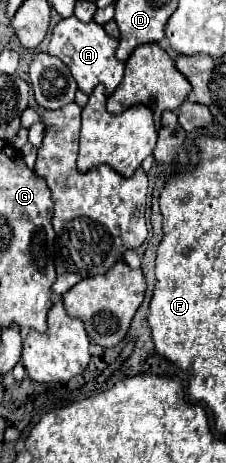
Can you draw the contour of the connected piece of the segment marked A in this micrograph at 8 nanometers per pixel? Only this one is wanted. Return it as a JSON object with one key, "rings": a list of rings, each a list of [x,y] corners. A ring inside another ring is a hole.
{"rings":[[[69,17],[69,19],[61,19],[57,23],[57,27],[53,29],[53,35],[51,35],[51,43],[49,43],[49,55],[61,59],[71,75],[75,77],[77,81],[77,87],[85,93],[85,95],[91,95],[95,85],[103,83],[105,85],[105,95],[111,97],[115,87],[123,81],[123,63],[115,59],[115,51],[117,51],[117,45],[119,41],[115,37],[109,37],[101,25],[97,23],[81,23],[77,21],[75,17]]]}

